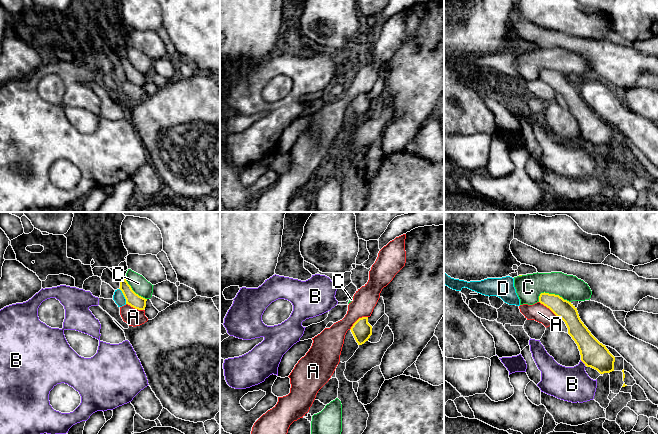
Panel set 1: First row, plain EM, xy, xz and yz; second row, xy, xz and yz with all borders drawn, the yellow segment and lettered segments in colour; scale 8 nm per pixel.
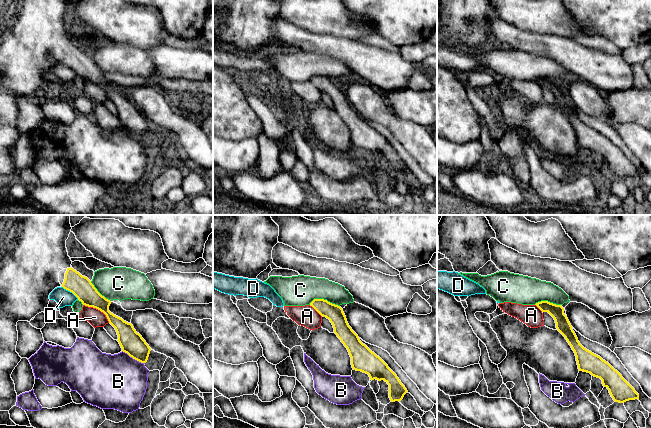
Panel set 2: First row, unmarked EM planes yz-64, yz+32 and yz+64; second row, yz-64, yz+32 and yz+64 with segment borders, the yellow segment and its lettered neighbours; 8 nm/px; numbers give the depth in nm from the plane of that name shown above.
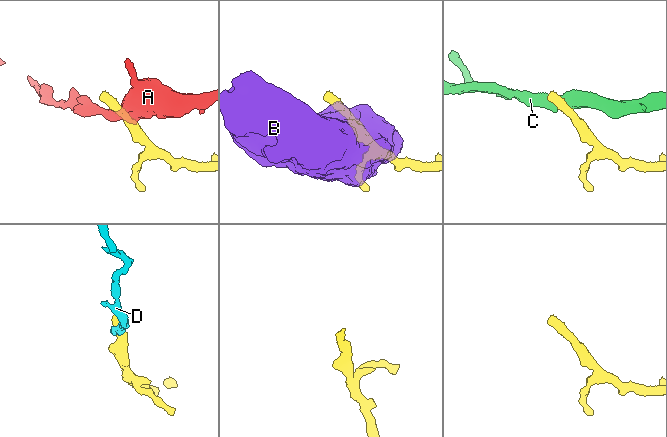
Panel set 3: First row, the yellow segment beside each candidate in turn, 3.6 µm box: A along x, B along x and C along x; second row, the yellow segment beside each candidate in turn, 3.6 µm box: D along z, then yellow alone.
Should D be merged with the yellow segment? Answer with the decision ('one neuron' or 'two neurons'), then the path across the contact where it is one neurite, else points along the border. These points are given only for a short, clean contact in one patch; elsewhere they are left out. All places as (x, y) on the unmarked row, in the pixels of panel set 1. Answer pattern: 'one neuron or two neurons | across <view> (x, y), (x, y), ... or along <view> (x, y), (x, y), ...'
two neurons | along xy (119, 64), (126, 79)

